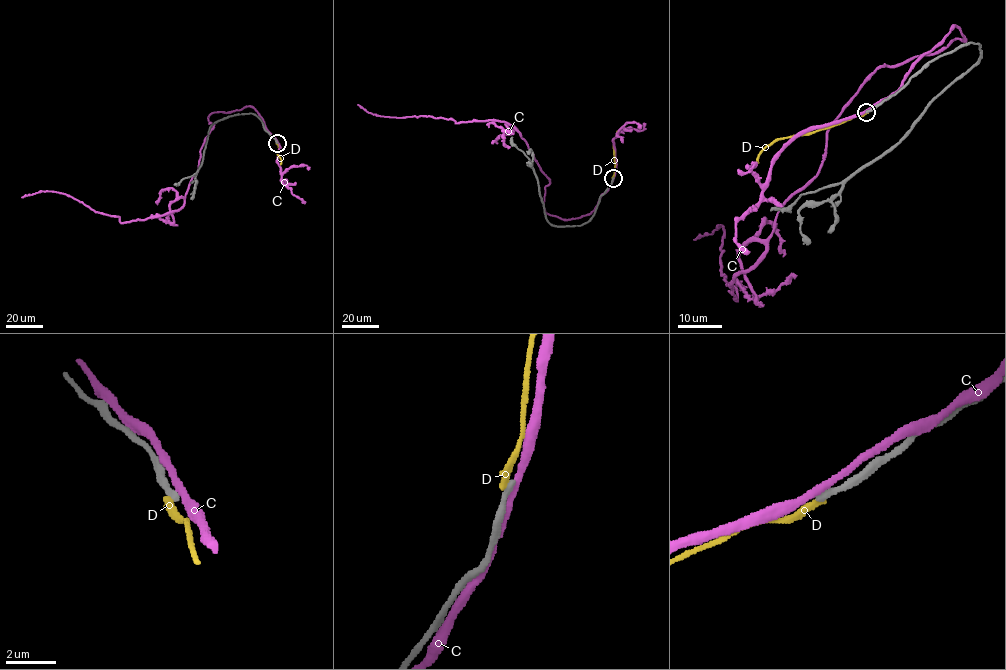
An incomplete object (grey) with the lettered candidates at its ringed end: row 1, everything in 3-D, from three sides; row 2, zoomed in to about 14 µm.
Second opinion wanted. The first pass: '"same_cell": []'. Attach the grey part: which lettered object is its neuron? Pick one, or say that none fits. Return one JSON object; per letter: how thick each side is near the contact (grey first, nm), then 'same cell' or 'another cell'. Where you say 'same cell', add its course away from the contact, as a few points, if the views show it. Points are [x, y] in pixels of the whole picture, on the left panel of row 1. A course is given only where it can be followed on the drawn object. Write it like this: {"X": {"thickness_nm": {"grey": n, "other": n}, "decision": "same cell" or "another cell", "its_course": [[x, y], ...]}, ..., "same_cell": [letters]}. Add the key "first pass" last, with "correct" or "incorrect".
{"C": {"thickness_nm": {"grey": 280, "other": 280}, "decision": "another cell"}, "D": {"thickness_nm": {"grey": 280, "other": 320}, "decision": "another cell"}, "same_cell": [], "first pass": "correct"}

